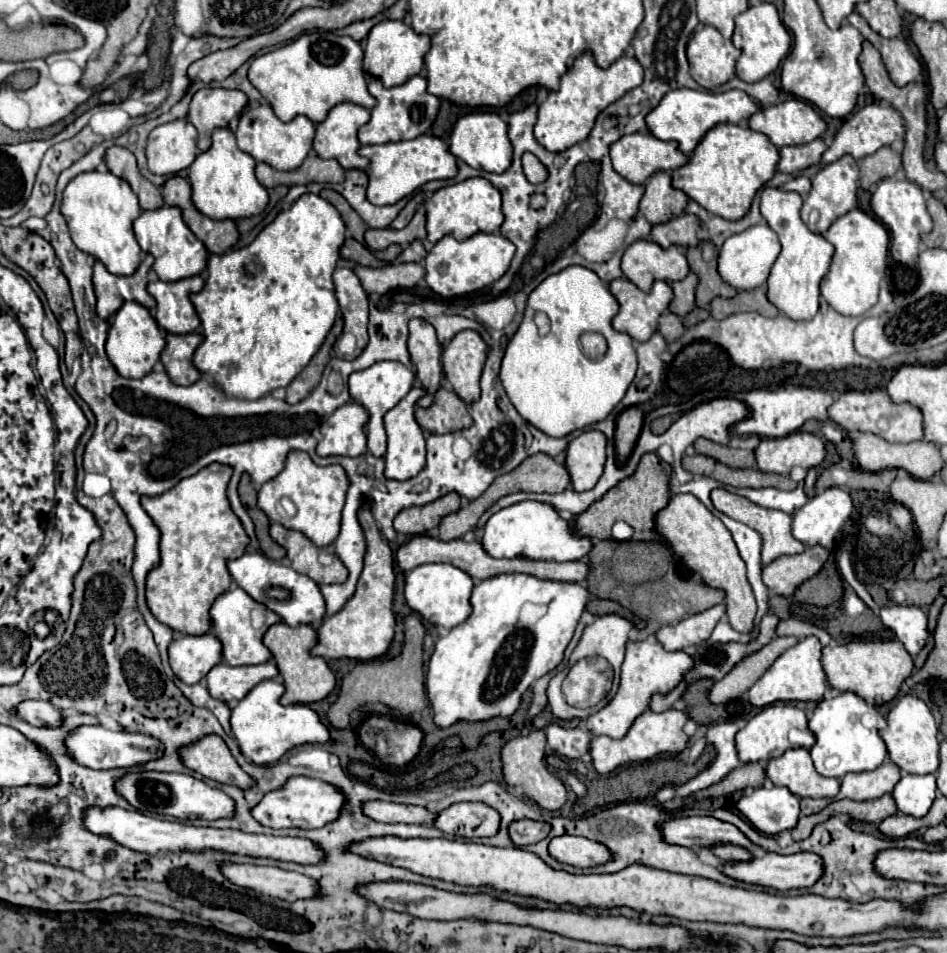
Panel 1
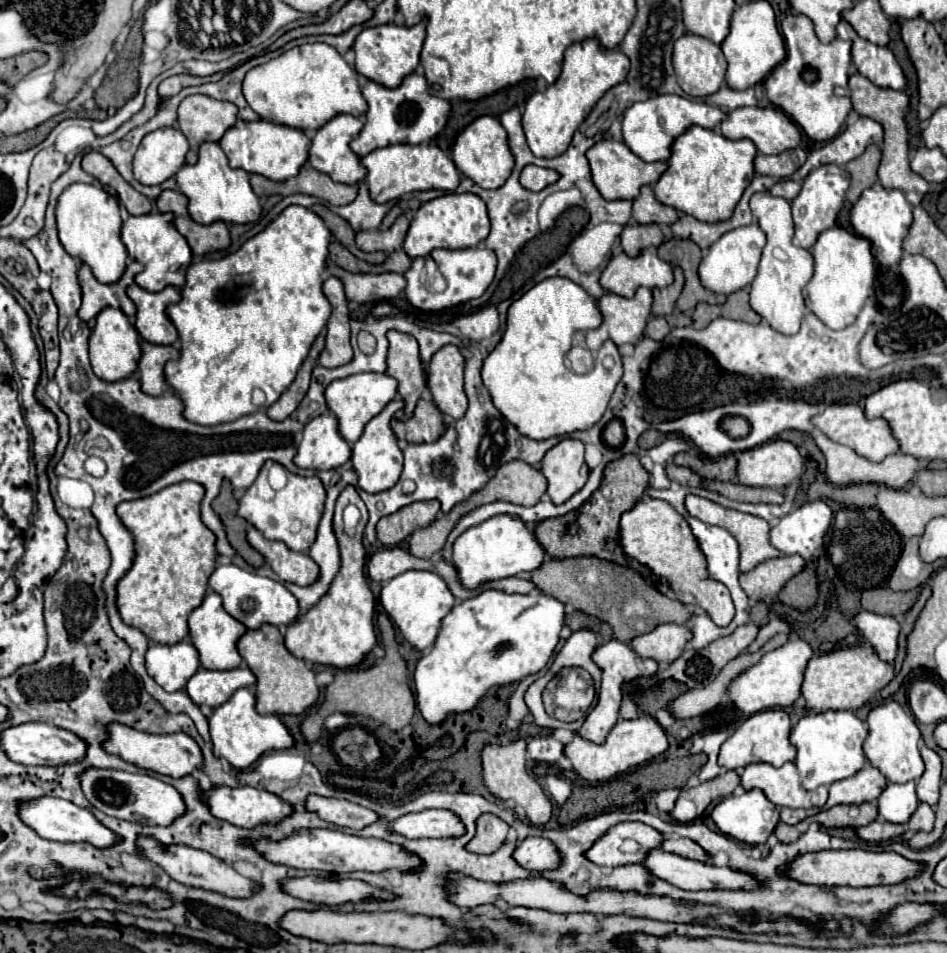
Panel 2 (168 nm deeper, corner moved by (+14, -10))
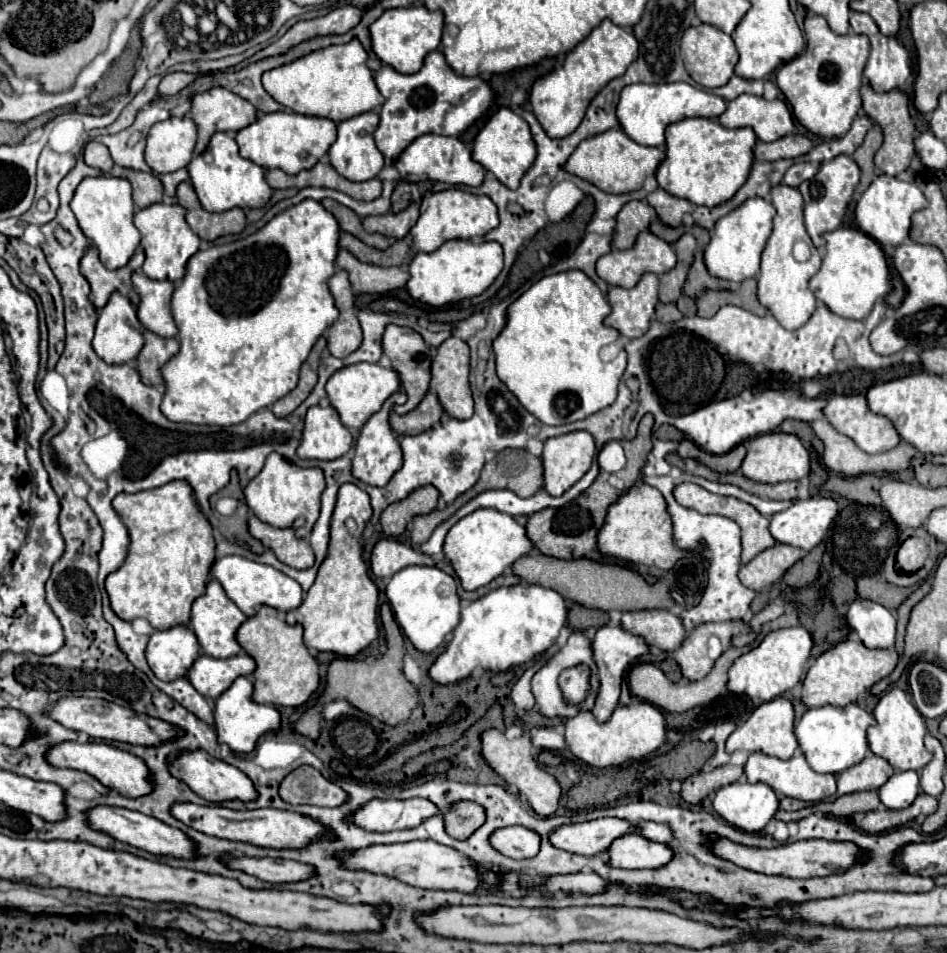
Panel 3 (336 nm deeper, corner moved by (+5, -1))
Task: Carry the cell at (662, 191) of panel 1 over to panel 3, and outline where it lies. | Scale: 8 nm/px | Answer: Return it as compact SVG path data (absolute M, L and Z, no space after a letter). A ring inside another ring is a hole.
M663 188L653 190L647 196L647 202L651 208L655 208L661 222L667 226L679 226L683 220L683 214L689 214L693 210L691 202L687 202L683 198L675 198L675 196L667 194Z

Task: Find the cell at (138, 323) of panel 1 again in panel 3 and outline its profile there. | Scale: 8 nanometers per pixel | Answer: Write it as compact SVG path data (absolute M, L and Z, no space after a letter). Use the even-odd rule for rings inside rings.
M119 292L111 294L109 302L99 310L99 320L97 320L95 338L93 338L93 350L107 364L125 364L129 360L135 360L141 348L143 348L141 322L137 318L137 312L135 312L133 304L129 302L129 298L125 298Z

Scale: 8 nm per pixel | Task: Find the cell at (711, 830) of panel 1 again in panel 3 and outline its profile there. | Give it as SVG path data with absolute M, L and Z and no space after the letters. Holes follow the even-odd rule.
M597 818L581 824L567 824L551 834L551 844L583 856L605 854L617 838L635 830L635 824L621 818Z

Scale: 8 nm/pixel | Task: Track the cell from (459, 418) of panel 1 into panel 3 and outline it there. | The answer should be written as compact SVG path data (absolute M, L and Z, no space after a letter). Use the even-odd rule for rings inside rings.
M427 392L415 410L411 410L403 416L391 412L389 422L397 434L405 436L405 434L421 434L421 432L429 430L433 424L439 422L441 416L443 416L443 406L441 406L437 394Z

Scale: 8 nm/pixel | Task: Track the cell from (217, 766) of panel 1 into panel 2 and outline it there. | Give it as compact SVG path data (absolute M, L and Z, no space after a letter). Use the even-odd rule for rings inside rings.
M108 723L106 731L108 731L108 739L102 743L102 747L110 755L118 755L124 761L130 761L142 769L164 773L170 777L184 777L184 775L194 773L194 769L202 767L202 751L198 743L186 733L150 735L144 731L134 731L132 727L126 727L122 723Z

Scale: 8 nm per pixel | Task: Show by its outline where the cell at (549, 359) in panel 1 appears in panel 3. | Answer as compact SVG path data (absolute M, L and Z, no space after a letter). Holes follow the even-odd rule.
M567 270L545 276L509 306L507 324L493 342L497 376L507 386L507 390L515 394L517 400L543 424L561 426L577 422L615 402L617 386L627 364L627 352L621 350L619 356L611 362L603 362L599 358L599 350L619 338L619 332L615 328L603 324L603 318L609 312L611 306L607 298L581 270Z

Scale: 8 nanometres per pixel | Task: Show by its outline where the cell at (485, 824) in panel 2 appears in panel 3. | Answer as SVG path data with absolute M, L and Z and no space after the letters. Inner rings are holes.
M459 802L445 816L445 830L455 840L467 840L485 824L485 808L475 802Z

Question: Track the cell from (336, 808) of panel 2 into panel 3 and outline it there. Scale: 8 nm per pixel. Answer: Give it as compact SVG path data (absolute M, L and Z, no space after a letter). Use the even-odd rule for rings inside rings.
M299 766L281 782L279 794L289 804L313 804L313 806L341 806L349 800L349 794L337 784L321 776L311 766Z

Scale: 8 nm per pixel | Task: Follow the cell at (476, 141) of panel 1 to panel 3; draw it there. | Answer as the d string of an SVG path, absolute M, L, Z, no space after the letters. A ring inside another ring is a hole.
M499 108L475 136L473 160L479 162L487 172L491 172L507 188L515 190L519 186L521 176L529 170L531 162L535 160L535 142L531 138L527 122L519 114L515 114L511 108Z

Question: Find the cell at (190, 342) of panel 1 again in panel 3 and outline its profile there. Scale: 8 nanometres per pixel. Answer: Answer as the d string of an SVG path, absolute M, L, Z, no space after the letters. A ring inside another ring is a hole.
M145 330L143 336L145 336L145 346L137 356L141 382L149 386L159 386L165 382L161 376L161 368L179 352L179 342L177 338L161 338L149 330Z

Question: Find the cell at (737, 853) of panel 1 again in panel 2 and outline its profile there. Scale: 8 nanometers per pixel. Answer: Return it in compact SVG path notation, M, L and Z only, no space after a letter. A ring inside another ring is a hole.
M668 837L668 839L662 841L662 847L660 849L668 851L668 853L676 853L680 857L694 859L694 861L708 861L706 851L700 845L696 845L694 841L684 839L684 837L676 837L676 839L674 837Z

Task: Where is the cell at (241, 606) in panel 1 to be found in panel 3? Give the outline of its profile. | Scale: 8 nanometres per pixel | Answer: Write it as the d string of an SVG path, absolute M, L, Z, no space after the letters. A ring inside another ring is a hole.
M209 580L207 582L207 590L203 596L199 596L195 602L193 602L193 612L191 612L191 624L193 624L193 630L199 638L199 644L203 648L203 652L207 656L213 656L213 658L231 658L235 654L241 652L241 646L235 638L239 626L247 620L247 616L227 598L223 586L217 582L217 580Z

